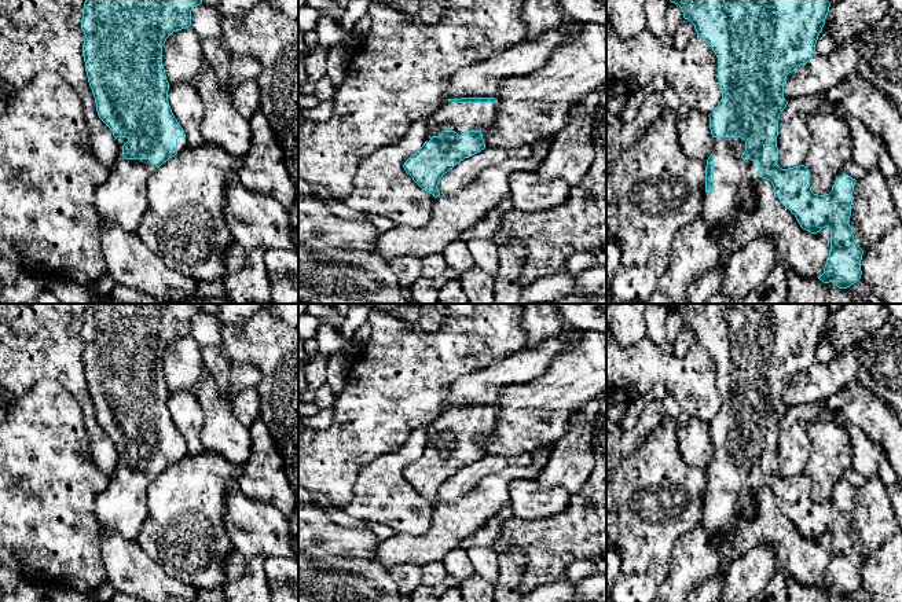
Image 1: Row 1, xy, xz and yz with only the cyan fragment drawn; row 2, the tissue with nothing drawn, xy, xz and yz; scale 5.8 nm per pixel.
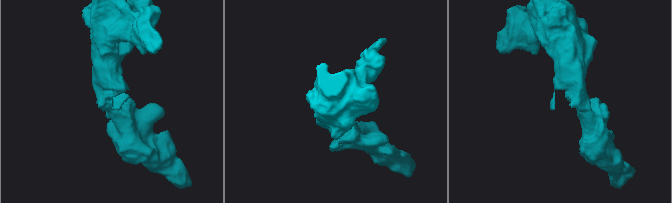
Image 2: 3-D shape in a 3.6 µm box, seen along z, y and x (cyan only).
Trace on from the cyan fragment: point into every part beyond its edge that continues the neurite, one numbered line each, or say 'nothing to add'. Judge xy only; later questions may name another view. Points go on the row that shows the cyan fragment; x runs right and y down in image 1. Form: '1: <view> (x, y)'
1: xy (123, 198)

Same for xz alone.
1: xz (458, 117)

